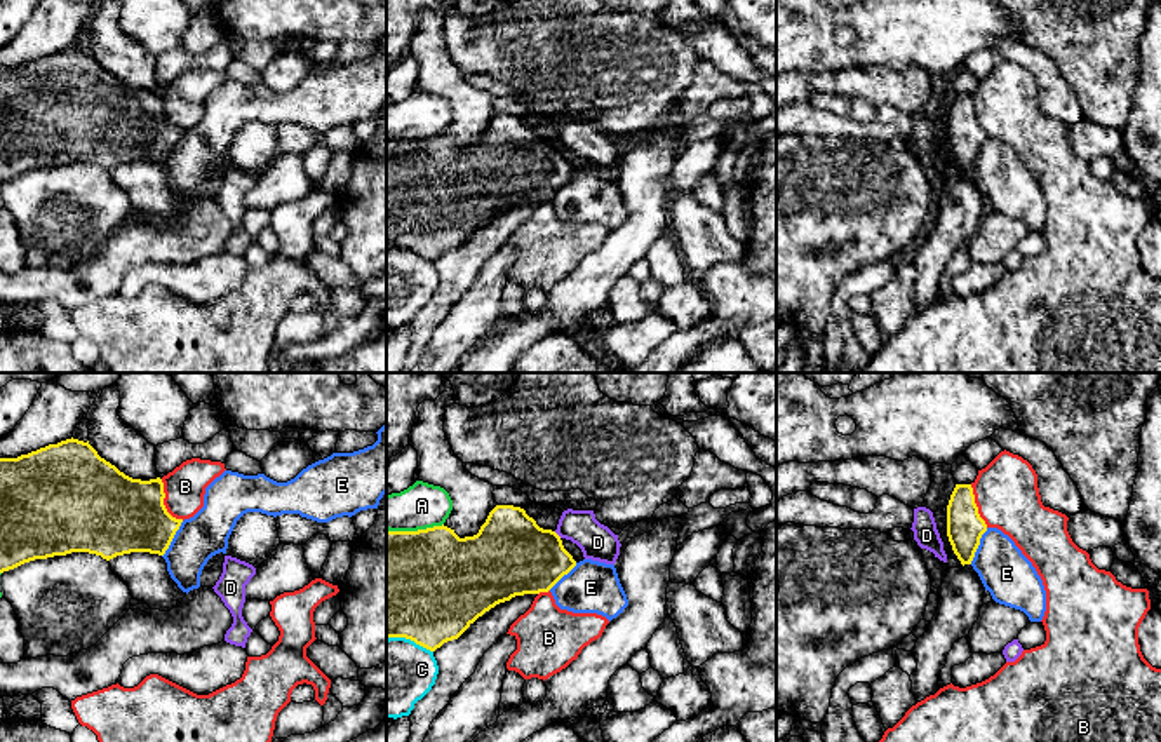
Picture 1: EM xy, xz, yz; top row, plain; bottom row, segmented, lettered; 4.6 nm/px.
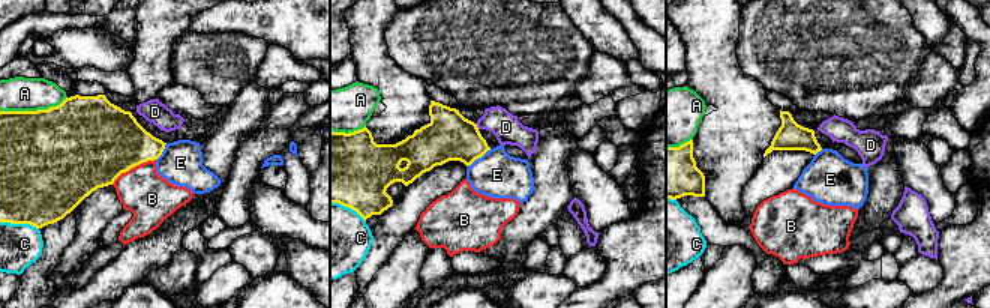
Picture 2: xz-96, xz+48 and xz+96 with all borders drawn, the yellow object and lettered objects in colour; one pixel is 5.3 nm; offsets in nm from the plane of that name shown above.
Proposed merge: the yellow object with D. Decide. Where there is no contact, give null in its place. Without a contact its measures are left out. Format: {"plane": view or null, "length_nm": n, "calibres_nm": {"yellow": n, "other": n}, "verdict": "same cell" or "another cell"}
{"plane": "xz", "length_nm": 50, "calibres_nm": {"yellow": 380, "other": 170}, "verdict": "another cell"}

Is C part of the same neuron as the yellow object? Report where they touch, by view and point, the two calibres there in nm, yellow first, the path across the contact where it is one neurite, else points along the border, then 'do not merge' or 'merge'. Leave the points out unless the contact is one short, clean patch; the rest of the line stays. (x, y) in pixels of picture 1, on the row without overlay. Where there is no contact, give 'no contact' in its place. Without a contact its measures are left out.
meets yellow in xz at (409, 248); 500 nm thick on the yellow side, 360 nm on the other; do not merge

